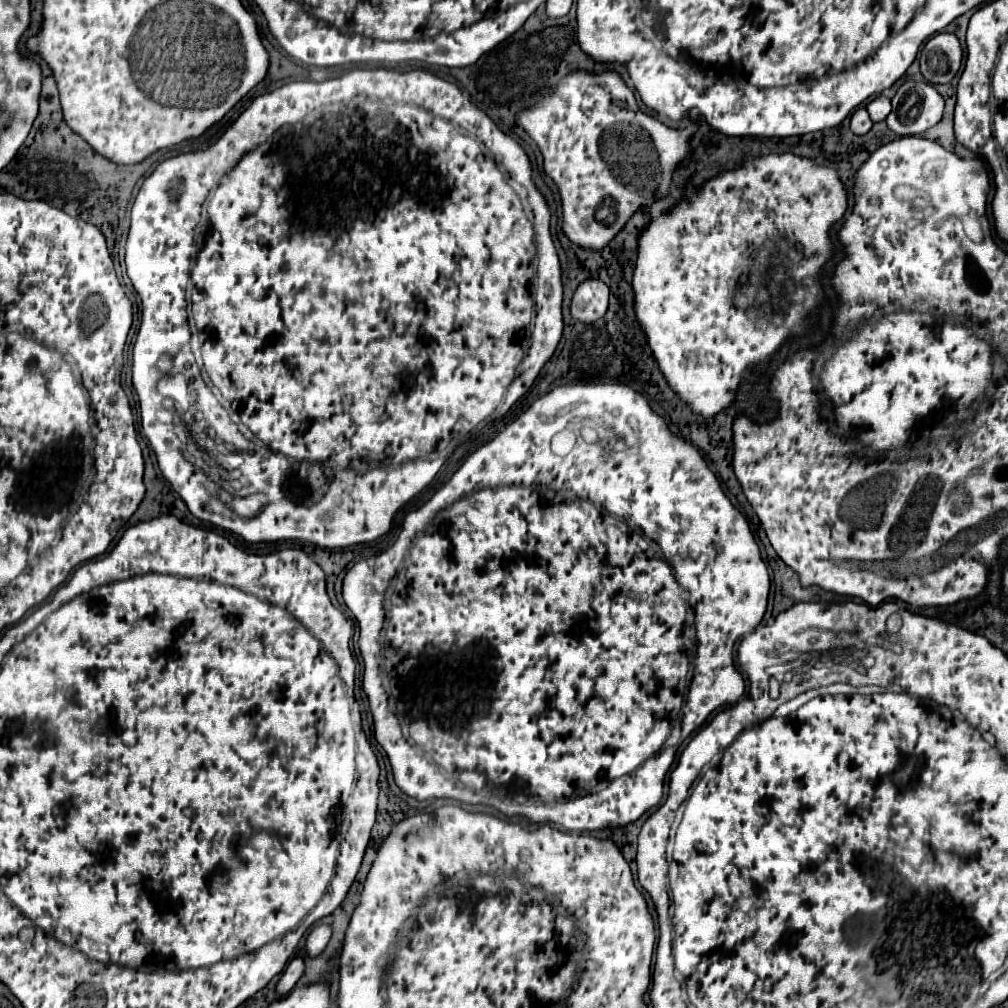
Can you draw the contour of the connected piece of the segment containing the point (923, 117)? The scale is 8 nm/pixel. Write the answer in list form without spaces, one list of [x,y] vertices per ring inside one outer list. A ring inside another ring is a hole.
[[[904,81],[892,99],[888,127],[900,137],[912,137],[934,127],[944,113],[944,97],[926,81]]]

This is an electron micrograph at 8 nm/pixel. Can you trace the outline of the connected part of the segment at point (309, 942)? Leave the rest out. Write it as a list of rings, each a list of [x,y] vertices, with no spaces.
[[[316,925],[308,939],[306,939],[306,955],[308,957],[316,957],[322,953],[322,949],[328,945],[330,941],[330,935],[332,935],[332,927],[330,925]]]

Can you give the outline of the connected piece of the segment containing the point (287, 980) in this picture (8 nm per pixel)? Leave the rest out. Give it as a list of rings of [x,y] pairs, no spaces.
[[[294,957],[290,961],[290,965],[286,967],[286,971],[282,973],[280,981],[278,981],[278,993],[286,995],[288,991],[292,991],[292,987],[302,977],[302,973],[304,973],[304,959],[302,957]]]

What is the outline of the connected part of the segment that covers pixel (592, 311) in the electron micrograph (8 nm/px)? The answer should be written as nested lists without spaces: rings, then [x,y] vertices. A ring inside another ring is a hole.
[[[588,279],[576,289],[572,297],[570,313],[580,323],[594,323],[604,317],[608,309],[608,297],[610,297],[610,289],[602,281]]]

